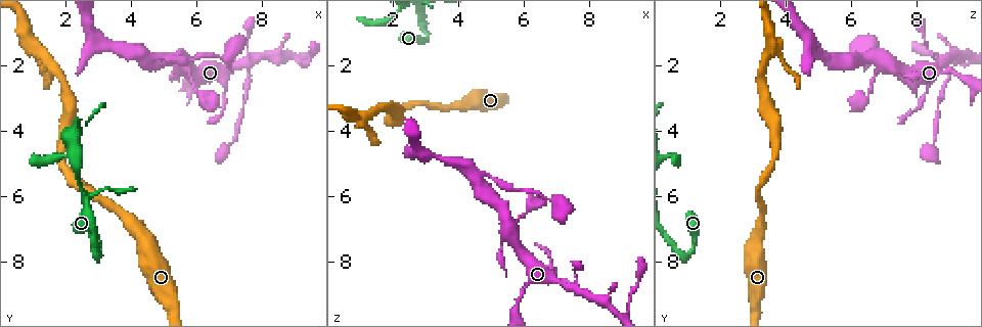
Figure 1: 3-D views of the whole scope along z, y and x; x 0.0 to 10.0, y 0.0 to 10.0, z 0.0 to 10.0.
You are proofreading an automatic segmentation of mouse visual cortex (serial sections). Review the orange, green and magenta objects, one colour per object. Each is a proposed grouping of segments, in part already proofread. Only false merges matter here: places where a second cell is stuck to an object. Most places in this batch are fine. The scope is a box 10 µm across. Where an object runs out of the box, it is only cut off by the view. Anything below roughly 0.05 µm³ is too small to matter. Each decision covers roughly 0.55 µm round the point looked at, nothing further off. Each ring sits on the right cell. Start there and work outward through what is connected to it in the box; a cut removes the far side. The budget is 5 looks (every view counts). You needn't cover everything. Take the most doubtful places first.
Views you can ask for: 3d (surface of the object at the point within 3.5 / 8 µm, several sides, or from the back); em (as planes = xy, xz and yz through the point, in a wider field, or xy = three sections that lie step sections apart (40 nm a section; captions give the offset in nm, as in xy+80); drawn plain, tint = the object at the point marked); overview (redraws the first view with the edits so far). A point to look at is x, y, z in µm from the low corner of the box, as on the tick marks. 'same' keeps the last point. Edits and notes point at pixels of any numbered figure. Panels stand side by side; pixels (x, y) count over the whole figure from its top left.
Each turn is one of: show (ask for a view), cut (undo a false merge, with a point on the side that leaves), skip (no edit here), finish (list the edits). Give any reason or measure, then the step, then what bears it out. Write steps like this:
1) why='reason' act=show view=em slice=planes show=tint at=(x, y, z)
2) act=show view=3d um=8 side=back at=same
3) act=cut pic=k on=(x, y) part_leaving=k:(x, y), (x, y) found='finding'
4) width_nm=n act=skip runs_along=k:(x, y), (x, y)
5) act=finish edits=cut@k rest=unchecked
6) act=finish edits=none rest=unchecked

why='three arms meet' act=show view=3d um=3.5 at=(7.60, 1.95, 8.90)

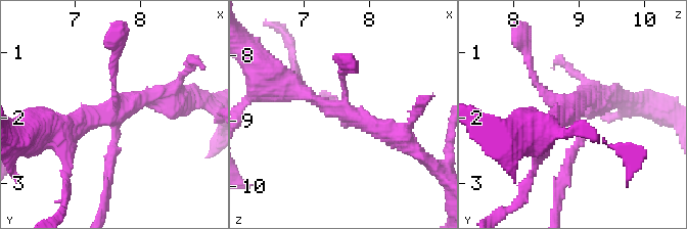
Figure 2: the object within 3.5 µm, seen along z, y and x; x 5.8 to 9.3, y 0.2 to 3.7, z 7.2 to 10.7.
why='need the tissue' act=show view=em slice=xy step=5 show=tint at=(7.60, 1.90, 8.85)

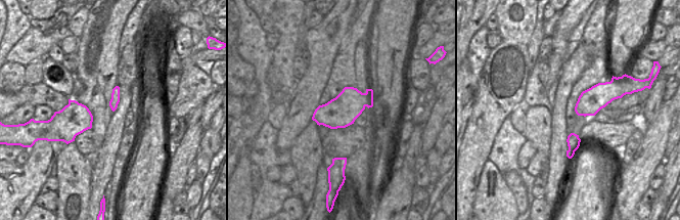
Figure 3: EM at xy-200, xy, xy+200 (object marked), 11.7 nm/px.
act=skip runs_along=2:(287, 85), (400, 138) found='all the same cell'

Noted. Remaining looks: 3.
act=show view=3d um=3.5 at=(3.00, 7.85, 0.95)

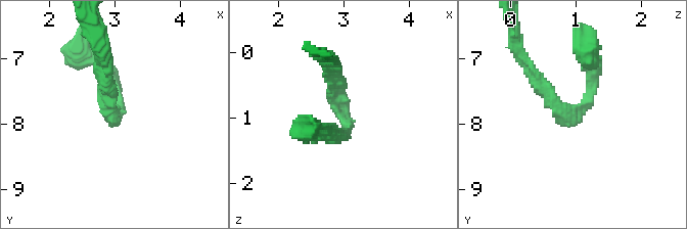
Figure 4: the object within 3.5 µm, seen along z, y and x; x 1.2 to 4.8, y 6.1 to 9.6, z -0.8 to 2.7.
arm_widths_nm=150,150 act=show view=em slice=xy step=3 show=tint at=(3.00, 7.90, 0.95)

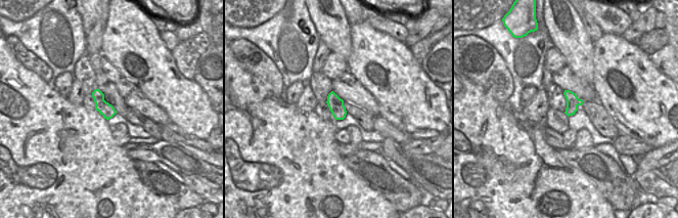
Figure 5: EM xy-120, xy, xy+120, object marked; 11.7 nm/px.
act=skip runs_along=4:(330, 134), (350, 127), (336, 69) found='one cell here'

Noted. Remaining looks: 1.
act=finish edits=none rest=unchecked

